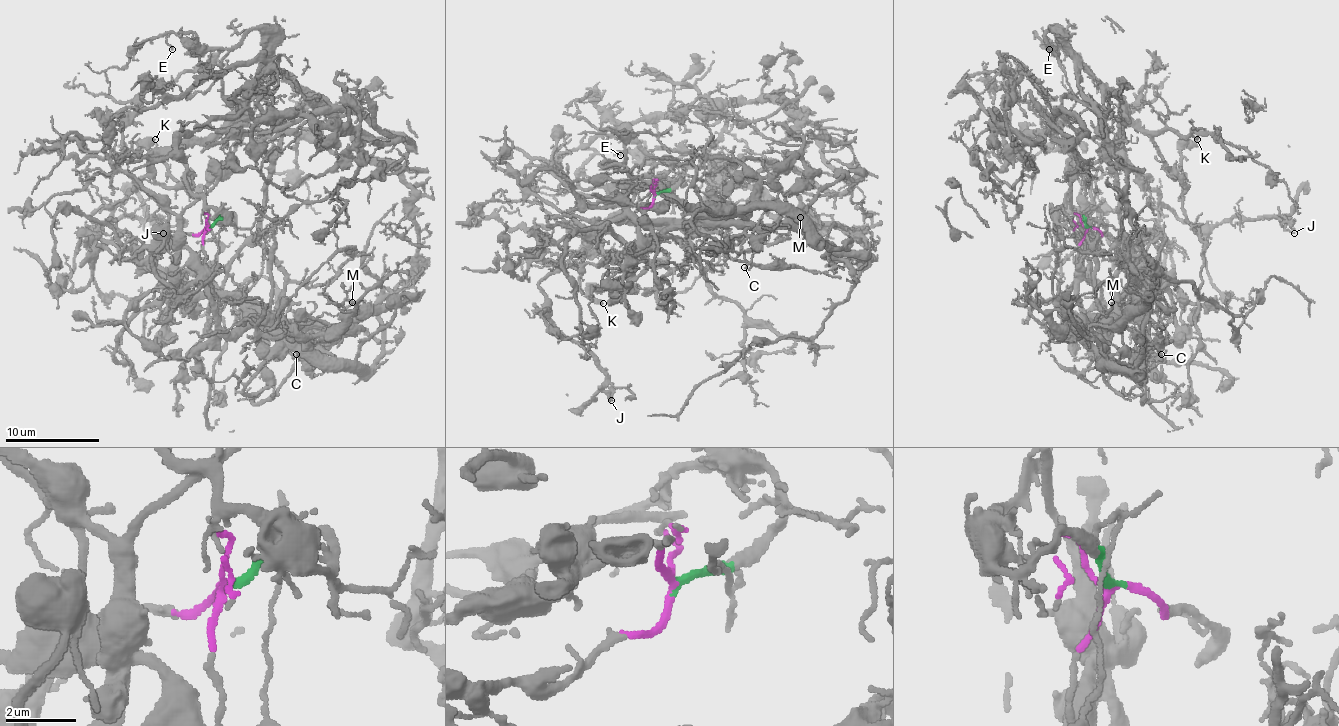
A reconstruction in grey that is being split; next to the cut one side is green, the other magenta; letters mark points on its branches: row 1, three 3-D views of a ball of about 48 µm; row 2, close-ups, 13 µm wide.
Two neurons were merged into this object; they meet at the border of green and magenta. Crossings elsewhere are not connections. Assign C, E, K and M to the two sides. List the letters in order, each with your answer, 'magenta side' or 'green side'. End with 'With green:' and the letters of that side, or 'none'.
C: magenta side
E: green side
K: green side
M: magenta side
With green: E, K

